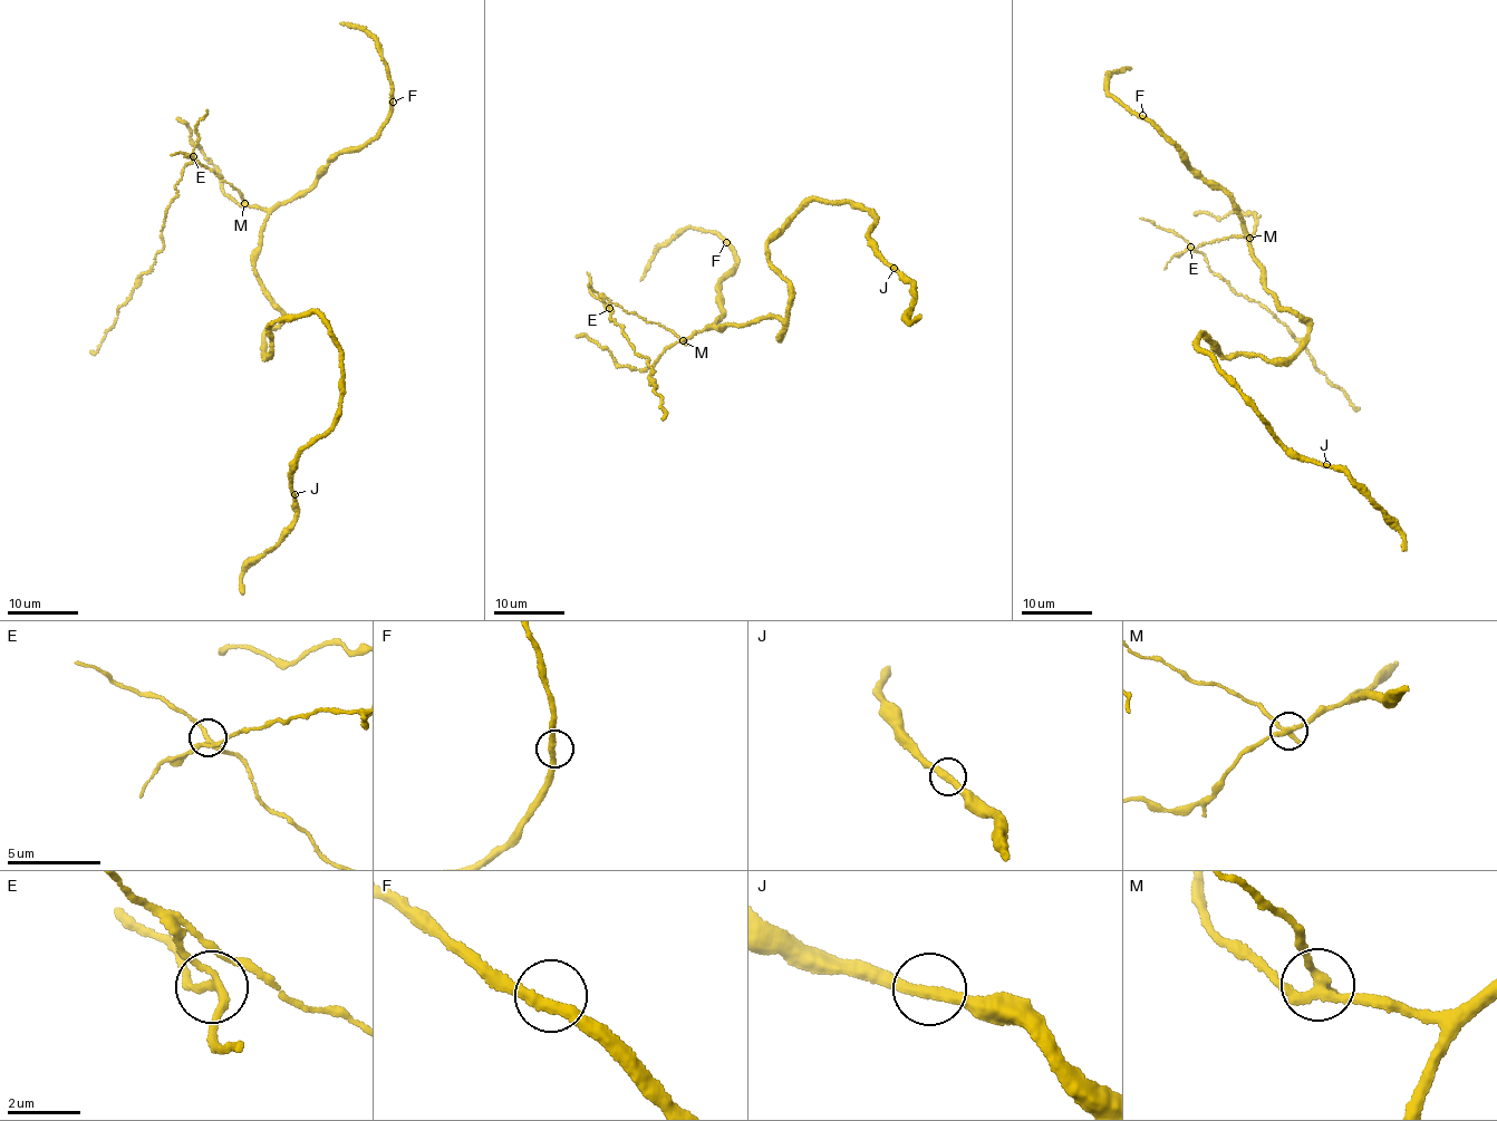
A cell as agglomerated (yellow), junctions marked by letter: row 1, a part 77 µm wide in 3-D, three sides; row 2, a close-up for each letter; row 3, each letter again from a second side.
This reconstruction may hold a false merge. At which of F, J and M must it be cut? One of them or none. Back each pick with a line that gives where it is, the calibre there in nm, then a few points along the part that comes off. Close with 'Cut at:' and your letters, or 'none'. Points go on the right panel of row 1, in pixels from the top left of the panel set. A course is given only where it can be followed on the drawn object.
M: Place: (1249, 238). Thickness 280 nm. Course of the part to remove: (1248, 238), (1189, 249), (1203, 252), (1211, 271), (1239, 295), (1272, 311), (1300, 339), (1315, 368), (1360, 407)
Cut at: M

